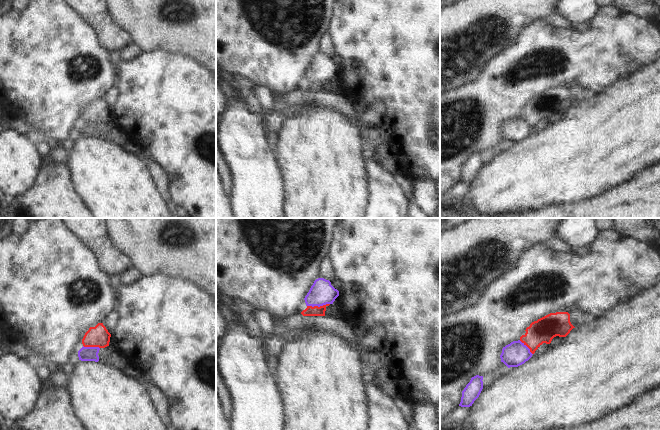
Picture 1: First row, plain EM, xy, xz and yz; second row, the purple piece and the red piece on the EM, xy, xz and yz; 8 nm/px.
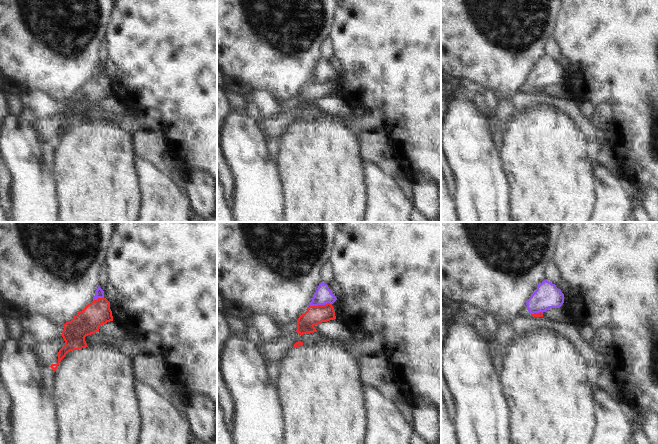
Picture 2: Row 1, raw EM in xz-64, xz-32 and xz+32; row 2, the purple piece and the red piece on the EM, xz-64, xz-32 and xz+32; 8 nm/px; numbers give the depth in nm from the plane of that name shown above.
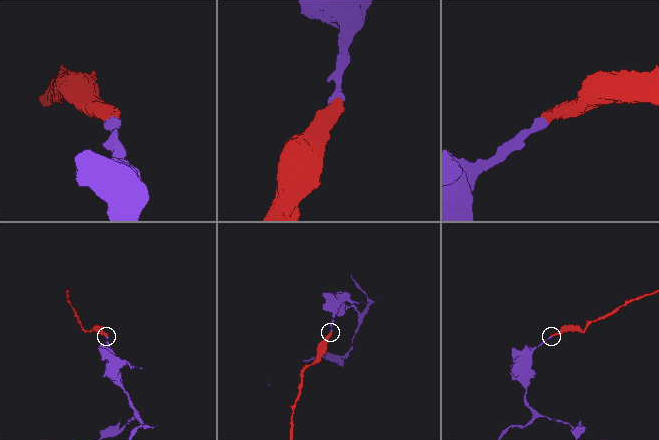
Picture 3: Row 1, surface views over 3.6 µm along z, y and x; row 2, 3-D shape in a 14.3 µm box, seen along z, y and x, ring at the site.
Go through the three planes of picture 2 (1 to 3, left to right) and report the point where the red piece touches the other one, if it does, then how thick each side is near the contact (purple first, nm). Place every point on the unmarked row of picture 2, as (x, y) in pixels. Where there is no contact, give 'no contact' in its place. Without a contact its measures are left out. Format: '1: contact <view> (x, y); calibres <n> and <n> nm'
1: contact xz-64 (98, 73); calibres 70 and 200 nm
2: contact xz-32 (319, 80); calibres 140 and 150 nm
3: contact xz+32 (536, 88); calibres 200 and 50 nm

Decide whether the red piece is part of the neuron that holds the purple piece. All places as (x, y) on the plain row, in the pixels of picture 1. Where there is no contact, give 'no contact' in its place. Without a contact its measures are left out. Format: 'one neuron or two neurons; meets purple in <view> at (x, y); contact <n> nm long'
two neurons; meets purple in xz at (318, 82); contact 190 nm long

